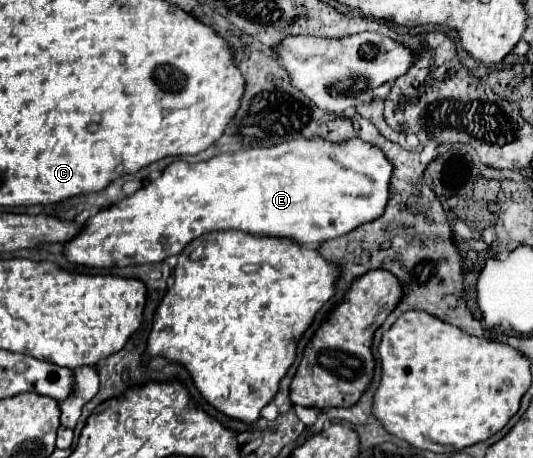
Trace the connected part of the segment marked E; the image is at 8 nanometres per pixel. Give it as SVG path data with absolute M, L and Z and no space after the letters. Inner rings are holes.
M311 137L311 139L293 139L291 143L285 141L285 143L279 143L279 145L271 145L271 147L255 147L255 149L245 149L245 151L239 151L239 153L221 153L221 155L215 155L213 159L209 161L201 161L201 163L187 163L187 161L173 161L159 179L155 181L149 181L145 183L135 195L129 195L121 201L117 201L115 205L99 211L95 217L91 217L87 223L85 223L85 229L75 237L71 239L69 243L65 243L65 257L71 261L71 263L79 263L79 265L85 265L85 267L93 267L93 269L107 269L107 267L127 267L127 265L143 265L143 263L159 263L159 261L165 261L167 257L171 255L179 255L193 239L205 235L205 233L211 233L211 231L223 231L223 229L239 229L239 231L245 231L245 233L253 233L253 235L273 235L273 237L289 237L289 239L295 239L297 243L301 243L303 247L307 249L319 249L321 243L329 241L329 239L335 239L335 237L341 237L341 235L347 235L349 231L357 229L359 225L365 225L373 219L377 219L383 211L385 211L385 205L391 197L391 175L393 175L393 163L385 157L385 153L377 147L377 145L371 145L371 143L365 143L363 139L359 137L353 137L353 139L347 139L343 143L331 143L323 137Z

